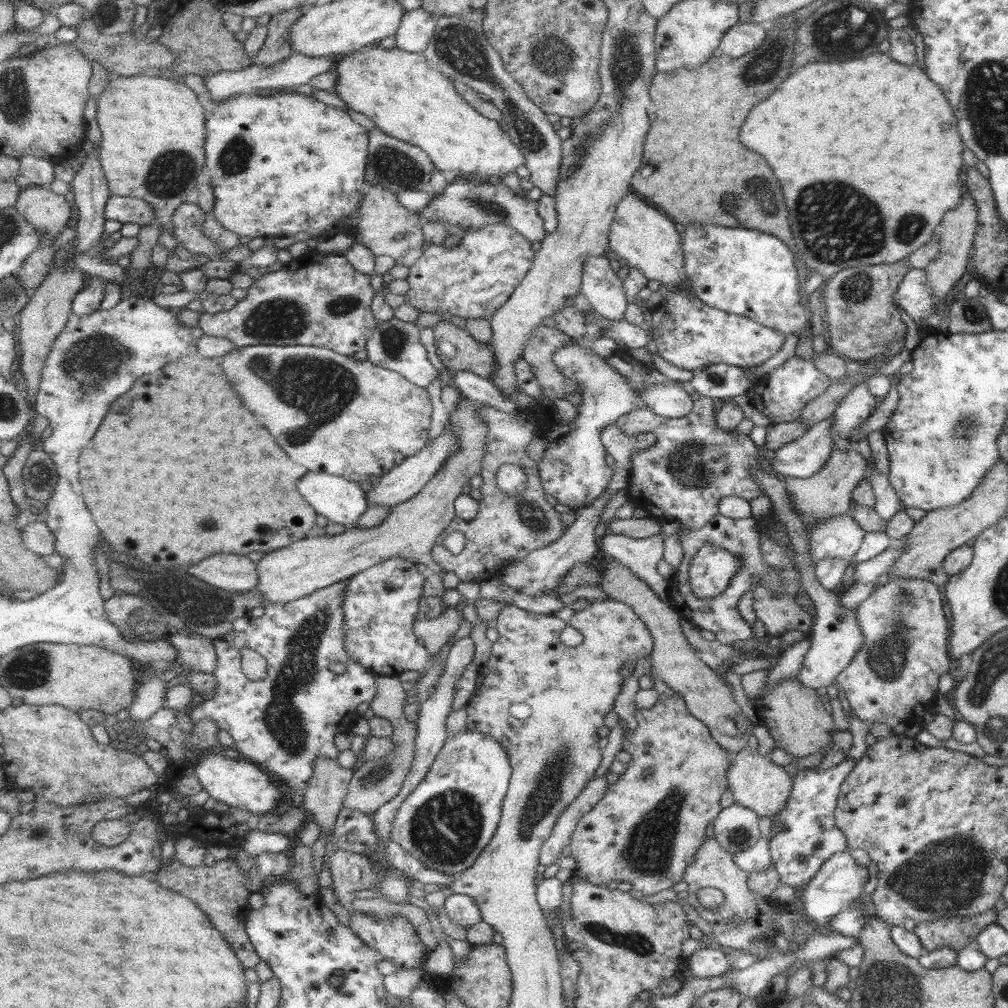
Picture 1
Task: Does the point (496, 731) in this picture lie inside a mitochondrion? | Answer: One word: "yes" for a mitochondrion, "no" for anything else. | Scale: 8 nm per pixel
no

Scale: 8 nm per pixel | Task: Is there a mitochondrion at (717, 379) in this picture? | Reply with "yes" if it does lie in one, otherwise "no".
yes

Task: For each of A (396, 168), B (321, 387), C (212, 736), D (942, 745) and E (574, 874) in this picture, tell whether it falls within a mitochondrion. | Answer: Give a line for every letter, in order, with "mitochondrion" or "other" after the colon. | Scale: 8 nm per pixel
A: mitochondrion
B: mitochondrion
C: other
D: other
E: other

